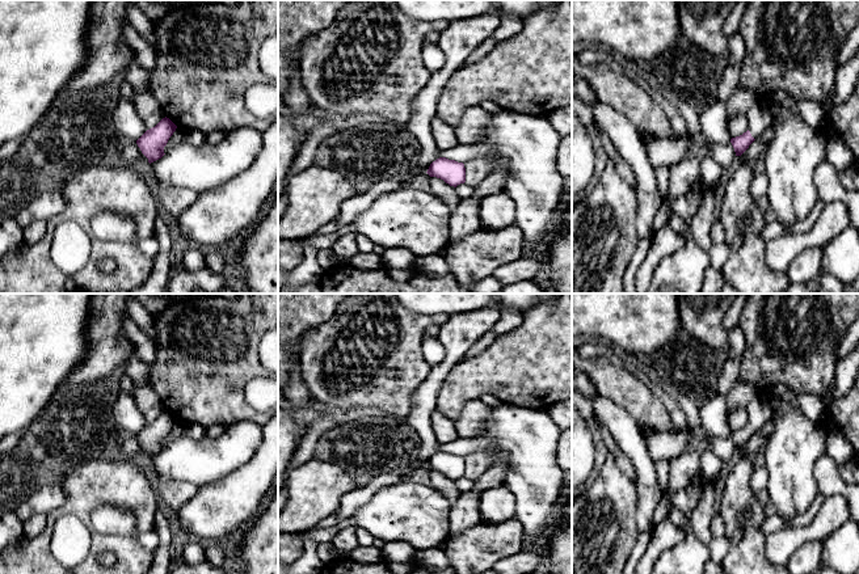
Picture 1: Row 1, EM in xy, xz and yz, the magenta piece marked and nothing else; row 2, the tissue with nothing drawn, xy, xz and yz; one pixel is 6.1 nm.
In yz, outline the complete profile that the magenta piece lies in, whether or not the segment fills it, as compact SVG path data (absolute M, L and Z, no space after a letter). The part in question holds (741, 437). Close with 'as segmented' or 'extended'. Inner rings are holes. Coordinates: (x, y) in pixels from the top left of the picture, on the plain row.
M758 393L746 406L746 410L749 414L749 423L730 432L736 450L741 450L772 417L769 398L765 394Z; extended

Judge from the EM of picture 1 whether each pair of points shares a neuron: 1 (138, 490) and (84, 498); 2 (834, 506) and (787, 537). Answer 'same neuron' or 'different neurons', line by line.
1: same neuron
2: same neuron

